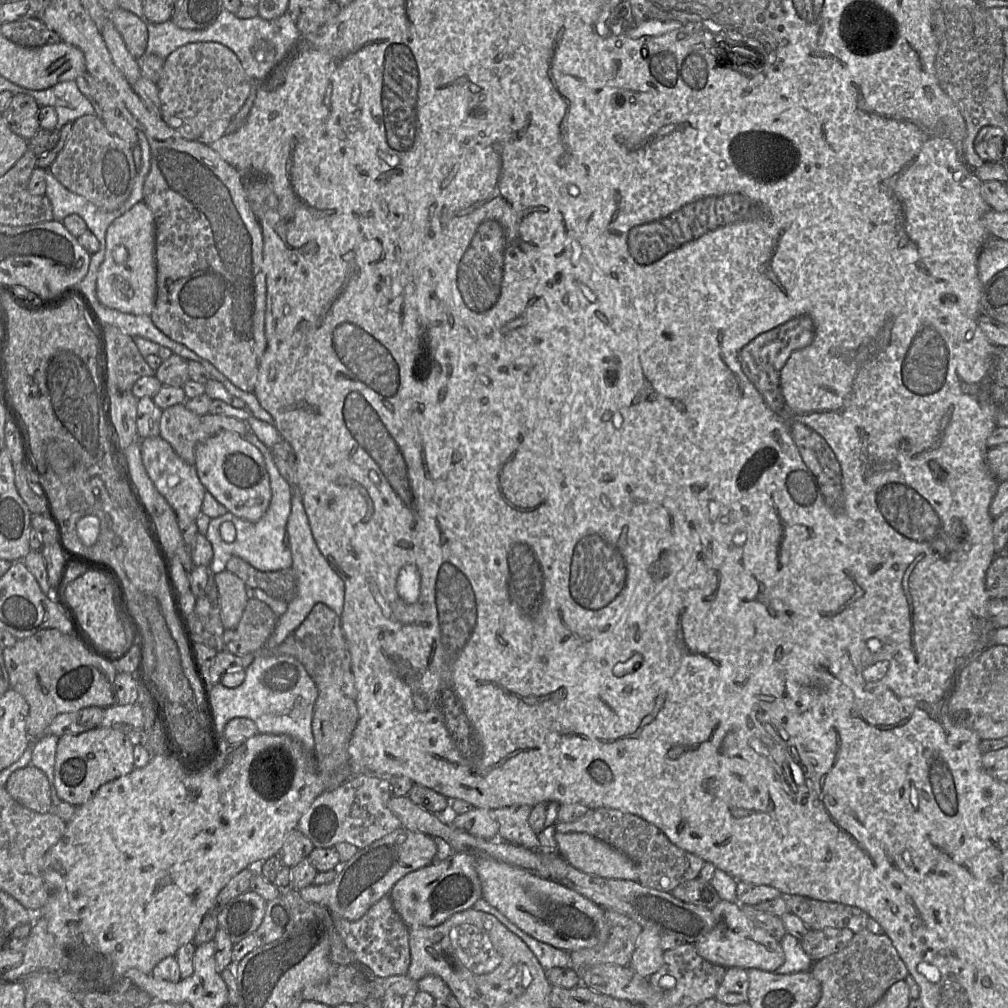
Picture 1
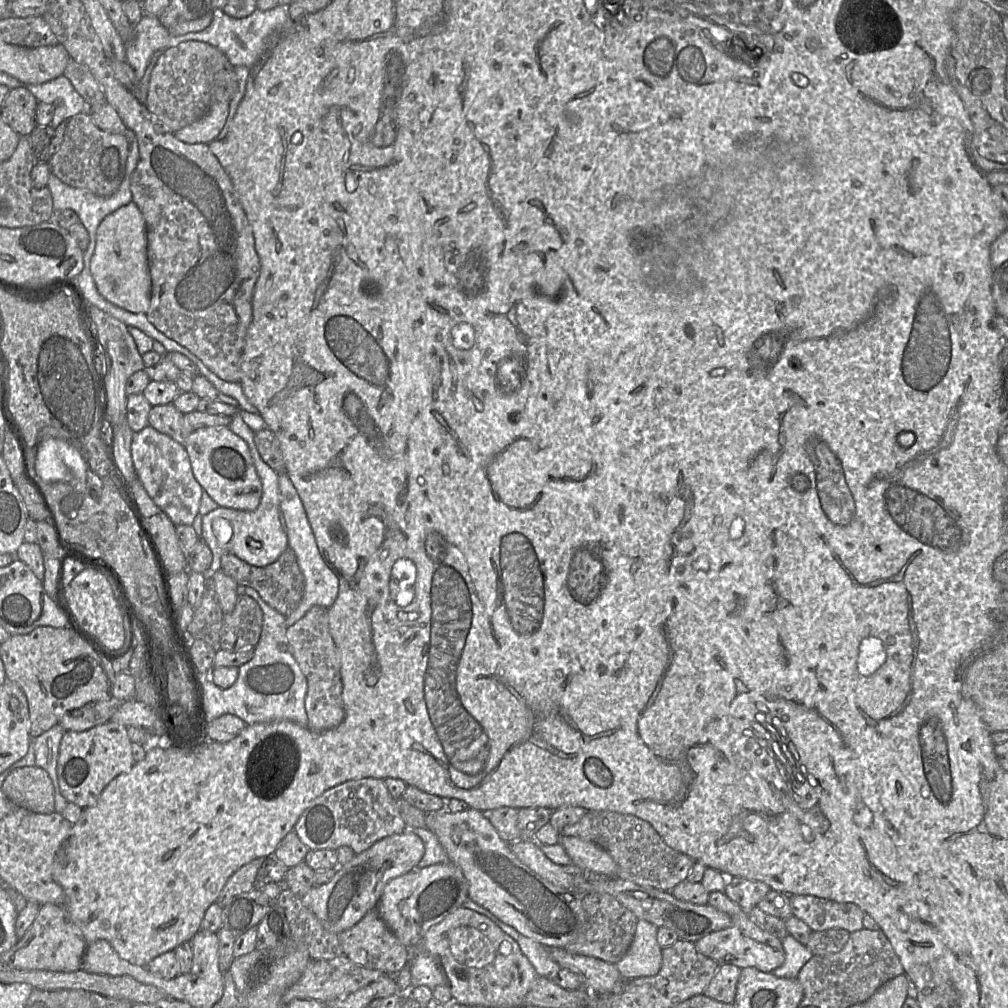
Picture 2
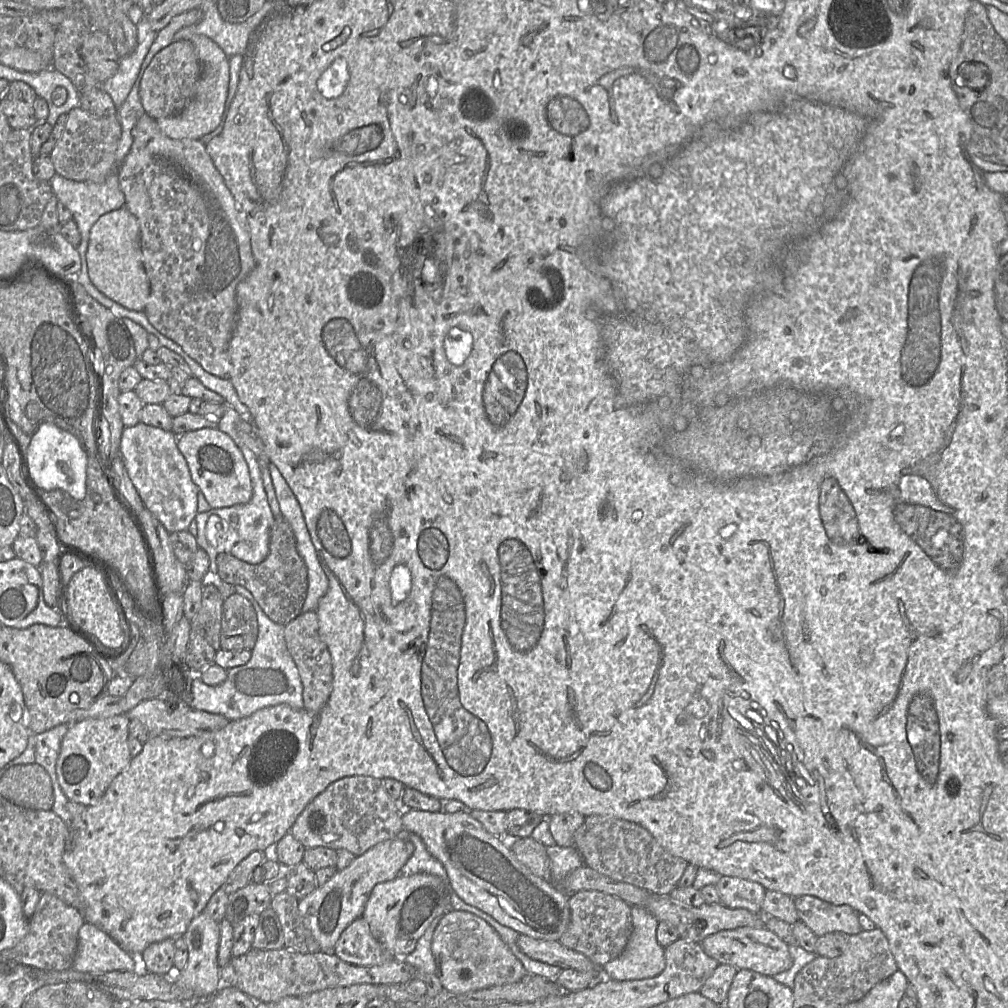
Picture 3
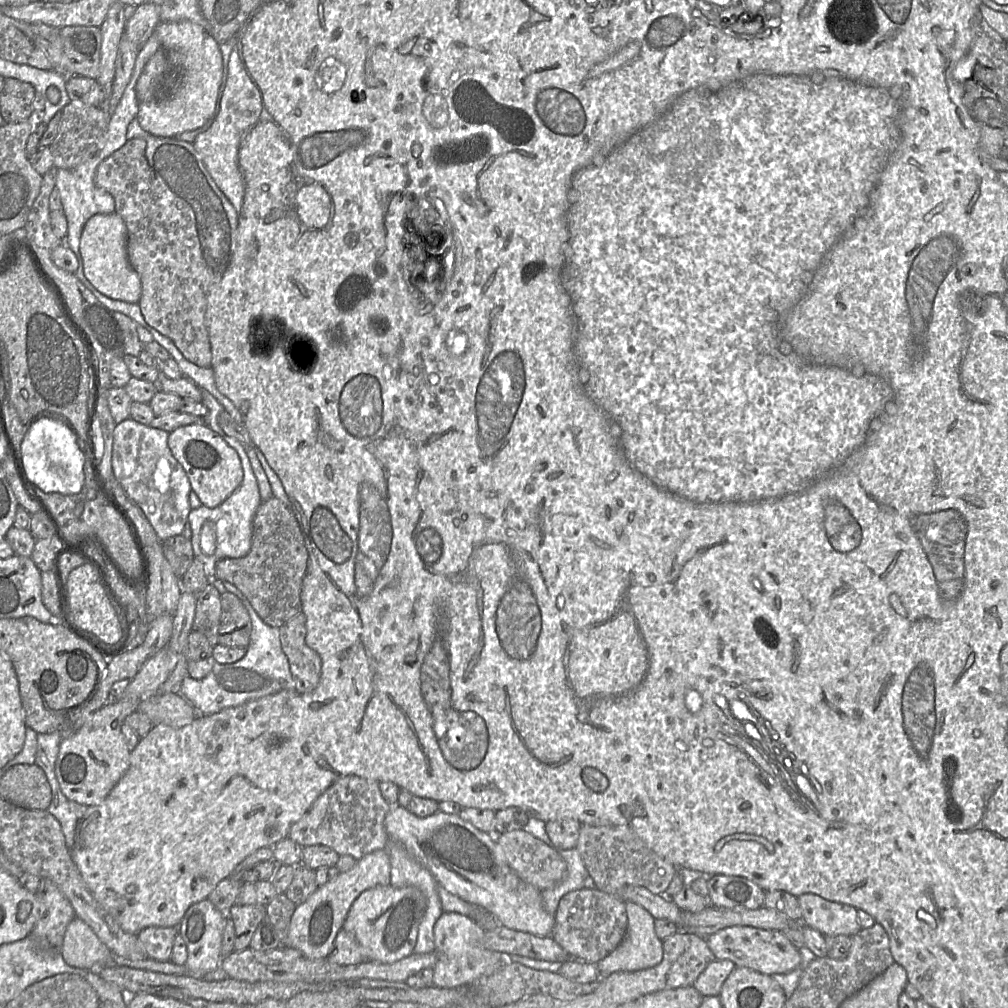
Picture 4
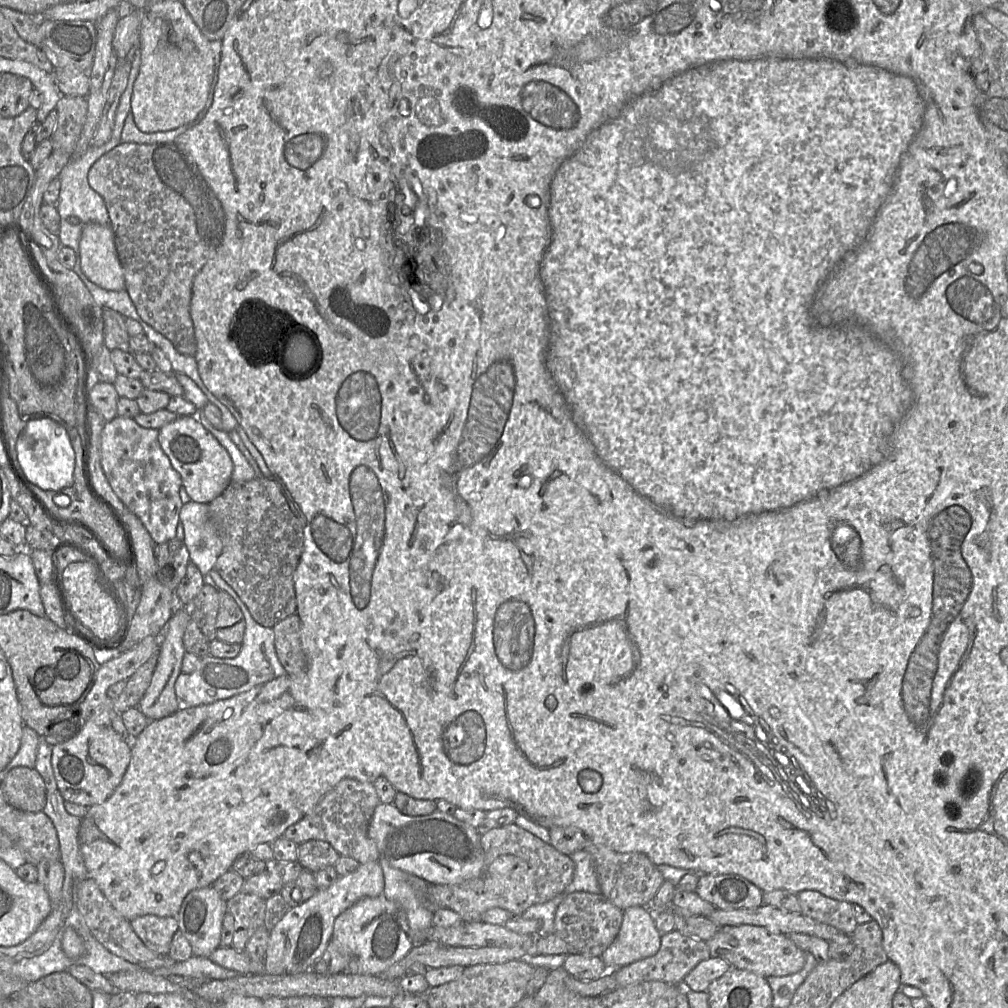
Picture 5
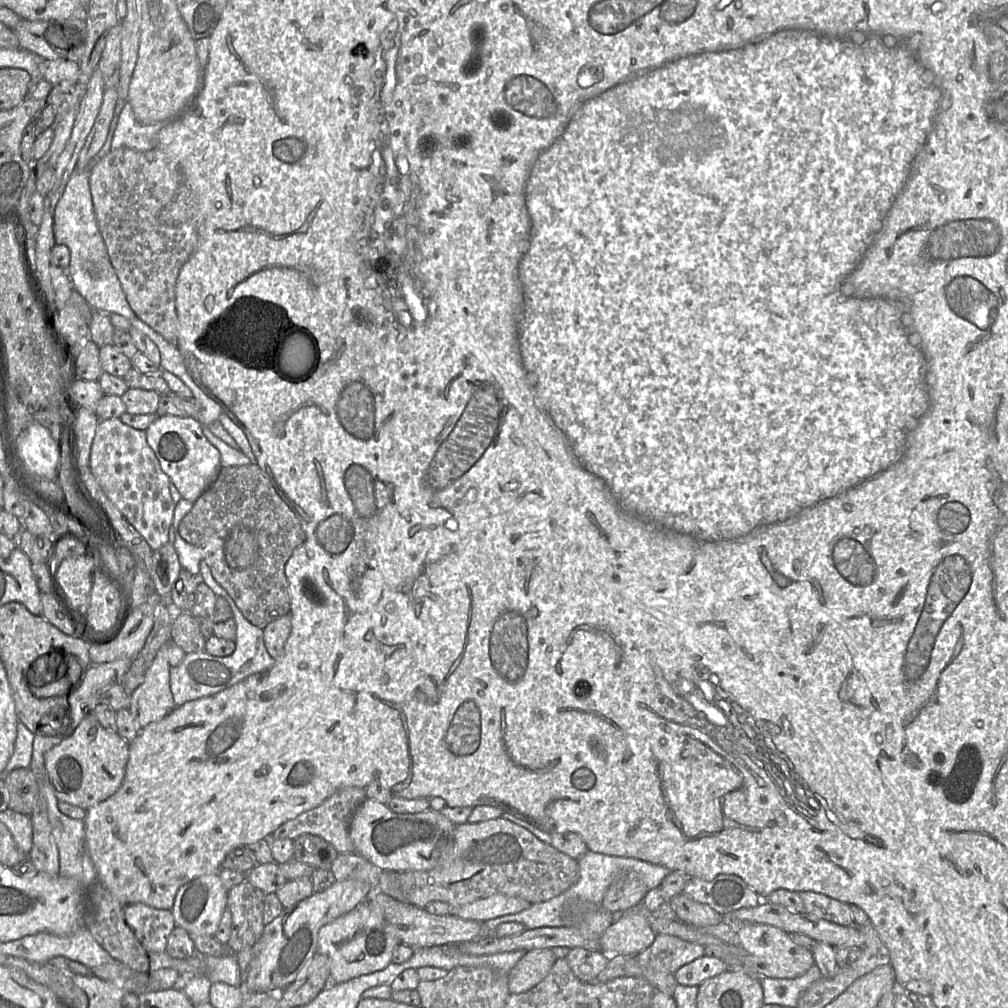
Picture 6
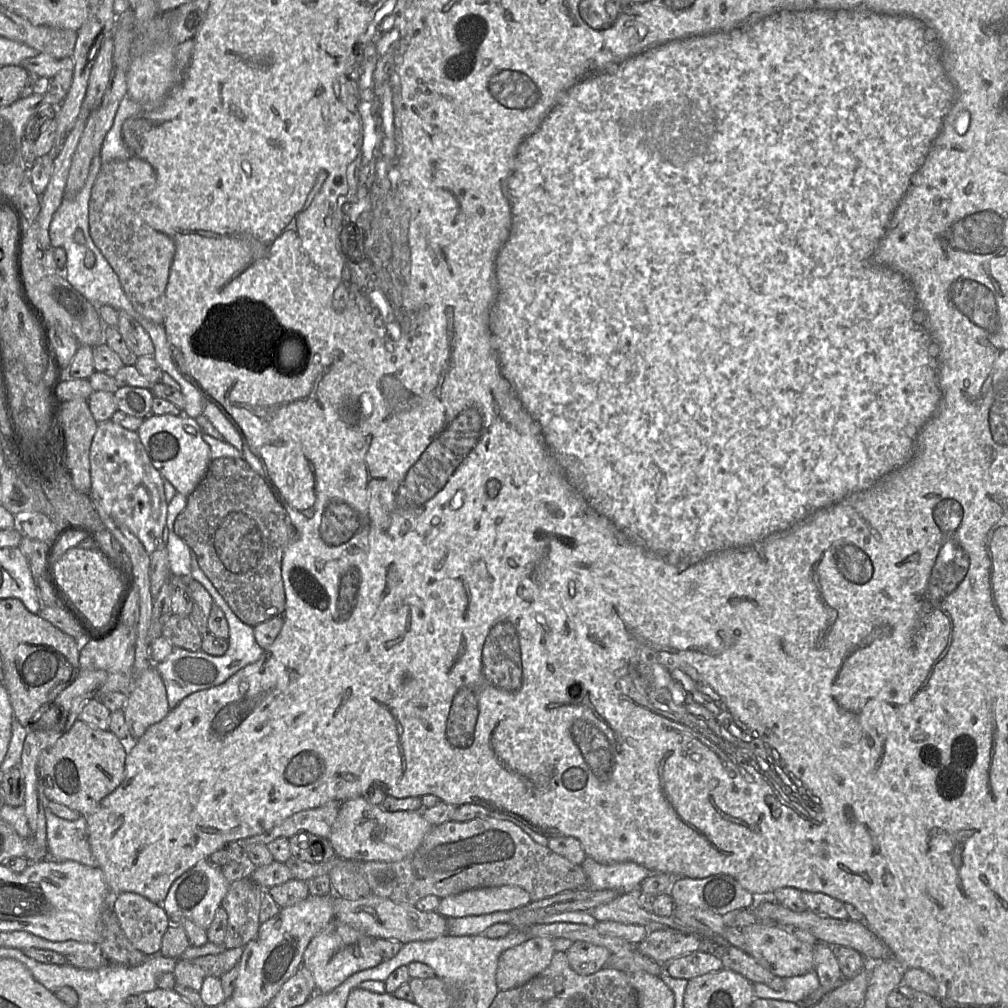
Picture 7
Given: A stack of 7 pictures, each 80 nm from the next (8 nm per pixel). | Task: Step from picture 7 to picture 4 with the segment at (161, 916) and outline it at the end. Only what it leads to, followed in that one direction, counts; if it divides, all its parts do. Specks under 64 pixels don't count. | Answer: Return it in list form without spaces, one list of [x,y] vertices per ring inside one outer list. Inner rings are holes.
[[[150,926],[141,930],[137,936],[148,958],[169,961],[177,934],[178,927]]]

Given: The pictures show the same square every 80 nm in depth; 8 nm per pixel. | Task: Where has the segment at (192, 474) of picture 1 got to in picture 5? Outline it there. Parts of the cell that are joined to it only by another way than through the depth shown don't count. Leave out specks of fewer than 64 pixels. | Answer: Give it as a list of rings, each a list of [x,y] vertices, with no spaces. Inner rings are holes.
[[[119,416],[108,421],[101,432],[101,466],[104,474],[115,494],[141,520],[156,545],[176,539],[179,515],[184,504],[180,497],[181,476],[163,452],[158,435],[157,429],[143,428],[133,419]]]

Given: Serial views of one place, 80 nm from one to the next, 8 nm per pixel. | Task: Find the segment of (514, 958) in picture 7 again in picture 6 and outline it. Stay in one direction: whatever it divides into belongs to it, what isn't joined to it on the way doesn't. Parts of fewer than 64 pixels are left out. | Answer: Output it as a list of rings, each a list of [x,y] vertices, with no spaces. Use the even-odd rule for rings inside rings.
[[[535,949],[522,956],[508,973],[511,994],[526,992],[540,983],[549,973],[555,957],[552,949]]]

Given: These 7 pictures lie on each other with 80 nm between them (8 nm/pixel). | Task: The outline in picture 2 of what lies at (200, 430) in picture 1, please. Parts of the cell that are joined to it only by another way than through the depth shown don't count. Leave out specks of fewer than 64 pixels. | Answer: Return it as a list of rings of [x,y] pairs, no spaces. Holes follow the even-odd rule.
[[[172,403],[153,406],[149,412],[148,421],[149,426],[171,437],[182,446],[193,432],[185,422],[184,414],[178,411]]]

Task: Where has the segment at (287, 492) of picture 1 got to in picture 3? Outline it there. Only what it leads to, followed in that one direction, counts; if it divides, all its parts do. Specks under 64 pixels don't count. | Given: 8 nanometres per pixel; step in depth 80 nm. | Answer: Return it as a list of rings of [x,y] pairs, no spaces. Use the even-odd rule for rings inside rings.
[[[220,405],[224,405],[224,414],[218,422],[218,429],[228,434],[241,450],[248,465],[253,494],[251,500],[246,504],[226,508],[212,508],[207,512],[196,514],[194,521],[197,523],[198,530],[196,536],[197,545],[207,552],[210,560],[209,570],[202,580],[203,586],[218,578],[216,558],[220,553],[231,553],[234,557],[249,564],[258,564],[264,561],[269,553],[270,529],[275,521],[263,486],[260,462],[255,454],[243,443],[239,435],[240,415],[230,405]]]

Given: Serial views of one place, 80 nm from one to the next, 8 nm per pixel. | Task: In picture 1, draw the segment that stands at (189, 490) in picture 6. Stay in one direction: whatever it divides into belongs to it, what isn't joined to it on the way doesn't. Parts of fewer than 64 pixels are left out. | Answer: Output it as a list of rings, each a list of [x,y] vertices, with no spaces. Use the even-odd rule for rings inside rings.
[[[235,432],[216,433],[195,450],[195,469],[201,483],[212,496],[236,517],[258,521],[271,500],[270,476],[262,453]]]

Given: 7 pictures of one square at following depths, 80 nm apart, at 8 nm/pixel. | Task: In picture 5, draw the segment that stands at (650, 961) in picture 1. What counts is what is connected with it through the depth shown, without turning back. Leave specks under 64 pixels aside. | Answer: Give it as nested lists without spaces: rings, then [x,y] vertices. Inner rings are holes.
[[[632,906],[623,911],[620,930],[615,940],[602,953],[608,969],[618,969],[655,955],[661,944],[654,913],[645,906]]]

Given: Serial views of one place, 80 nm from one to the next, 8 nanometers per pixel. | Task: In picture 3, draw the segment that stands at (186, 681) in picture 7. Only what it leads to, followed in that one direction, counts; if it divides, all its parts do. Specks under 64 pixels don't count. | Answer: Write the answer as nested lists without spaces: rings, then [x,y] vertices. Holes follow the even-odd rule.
[[[238,585],[233,586],[235,593],[251,602],[257,614],[258,637],[251,650],[251,658],[244,665],[227,669],[226,680],[217,686],[205,684],[199,676],[193,675],[189,680],[189,700],[186,703],[197,710],[222,715],[230,721],[248,717],[257,710],[279,704],[304,709],[303,685],[298,668],[285,642],[285,626],[273,622],[248,589]]]

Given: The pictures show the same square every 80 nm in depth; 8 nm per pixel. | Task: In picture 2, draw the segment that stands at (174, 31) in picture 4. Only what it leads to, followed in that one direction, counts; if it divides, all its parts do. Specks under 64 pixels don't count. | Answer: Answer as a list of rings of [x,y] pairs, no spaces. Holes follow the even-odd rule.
[[[218,101],[213,104],[205,116],[174,132],[174,135],[177,139],[188,144],[209,144],[218,138],[227,123],[228,116],[228,101]]]

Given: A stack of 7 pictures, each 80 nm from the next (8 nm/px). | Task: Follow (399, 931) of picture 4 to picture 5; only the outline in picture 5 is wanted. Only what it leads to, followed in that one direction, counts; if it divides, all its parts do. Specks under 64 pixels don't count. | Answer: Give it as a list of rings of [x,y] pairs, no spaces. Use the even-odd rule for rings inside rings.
[[[383,895],[362,898],[342,912],[335,919],[331,941],[338,942],[343,947],[347,947],[351,952],[353,959],[349,964],[347,972],[364,975],[382,974],[414,948],[413,940],[409,937],[409,924],[405,910]]]

